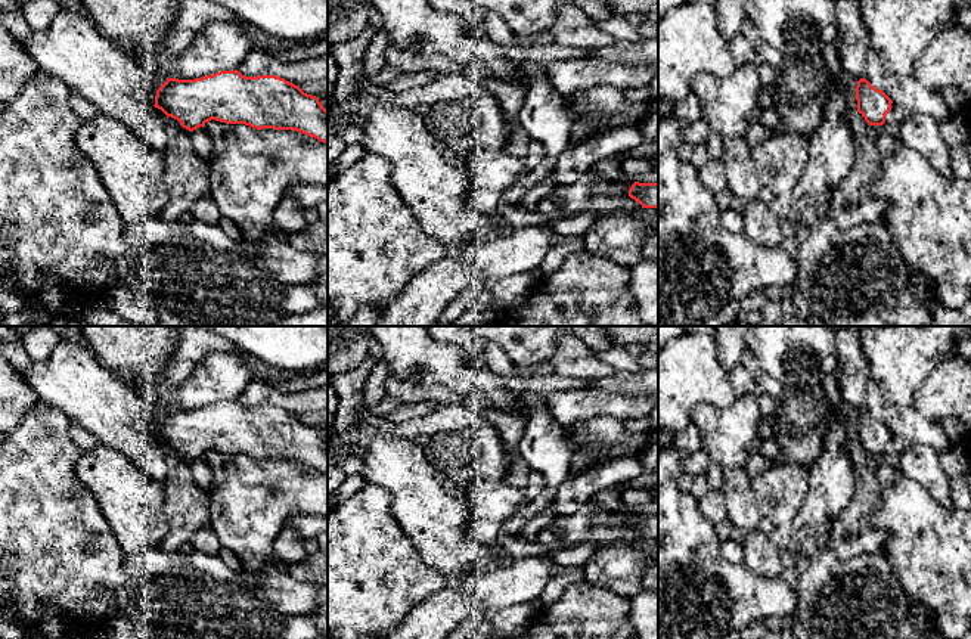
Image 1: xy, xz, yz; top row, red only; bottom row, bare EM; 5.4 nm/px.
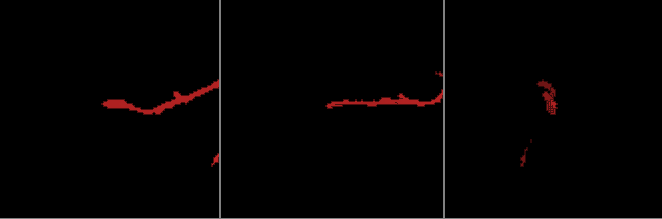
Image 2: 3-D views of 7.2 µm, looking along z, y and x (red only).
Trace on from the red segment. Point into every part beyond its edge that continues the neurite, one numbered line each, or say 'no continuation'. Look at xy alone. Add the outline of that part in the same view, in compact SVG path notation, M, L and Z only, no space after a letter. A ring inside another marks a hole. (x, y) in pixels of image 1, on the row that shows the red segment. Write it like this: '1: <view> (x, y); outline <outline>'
1: xy (146, 95); outline M156 77L151 80L151 84L148 87L143 87L137 91L136 97L148 105L148 106L153 106L155 105L155 96L156 96L156 90L167 81L167 78L164 77Z

